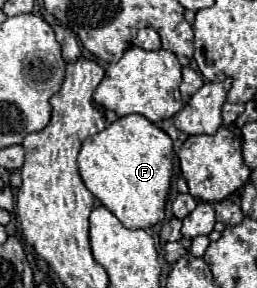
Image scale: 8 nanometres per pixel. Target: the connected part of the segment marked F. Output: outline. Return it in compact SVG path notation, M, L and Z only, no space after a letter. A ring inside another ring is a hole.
M127 115L83 141L79 174L85 187L127 227L145 229L163 221L173 175L171 137L143 115Z

